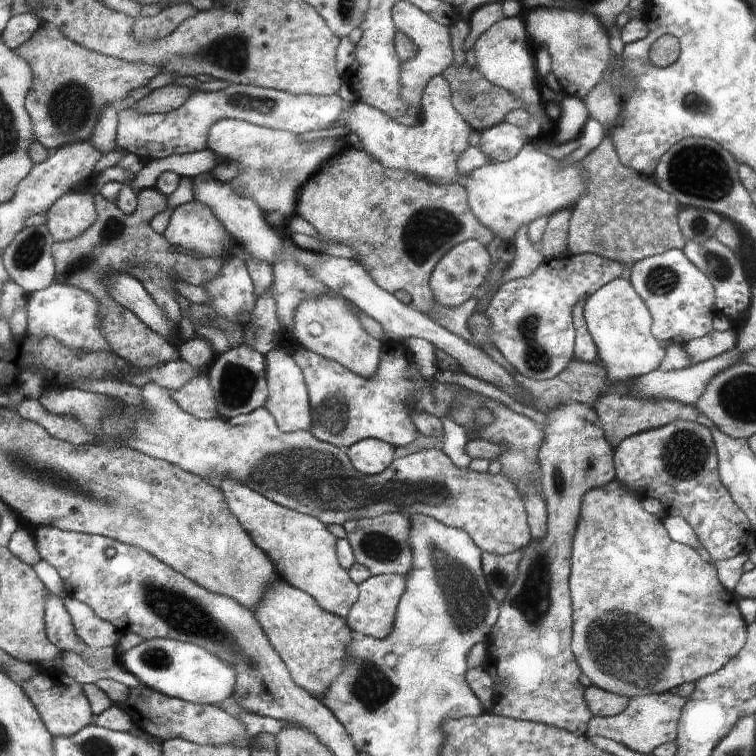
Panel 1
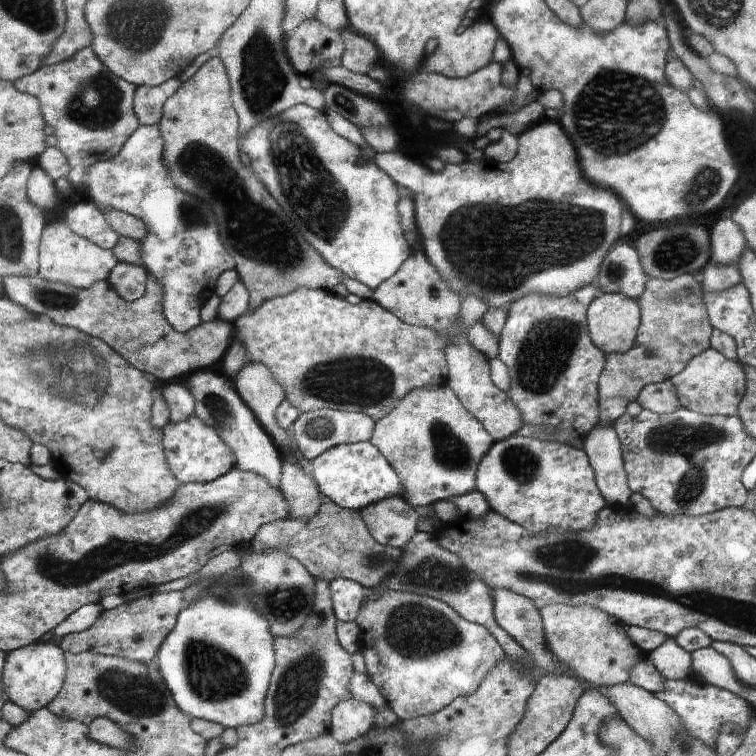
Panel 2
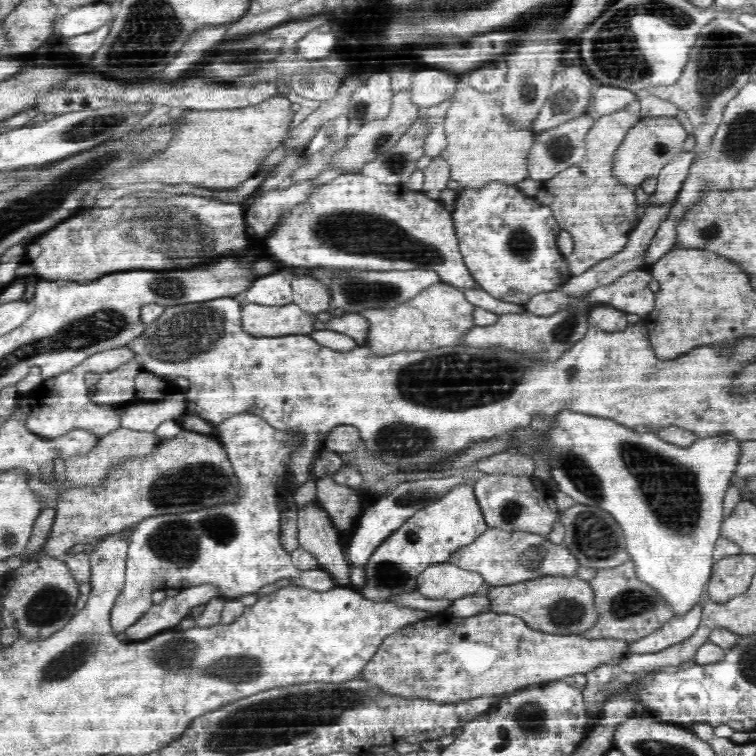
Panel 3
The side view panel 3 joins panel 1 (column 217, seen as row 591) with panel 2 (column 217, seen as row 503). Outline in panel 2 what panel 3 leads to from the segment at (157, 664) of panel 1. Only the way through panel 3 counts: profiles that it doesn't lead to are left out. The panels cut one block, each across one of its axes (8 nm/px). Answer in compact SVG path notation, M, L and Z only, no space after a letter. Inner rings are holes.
M238 569L225 572L208 588L210 595L190 602L180 610L176 624L157 652L156 666L165 677L178 708L188 716L221 724L224 728L244 727L265 718L265 699L275 665L274 639L269 621L253 607L244 590Z

